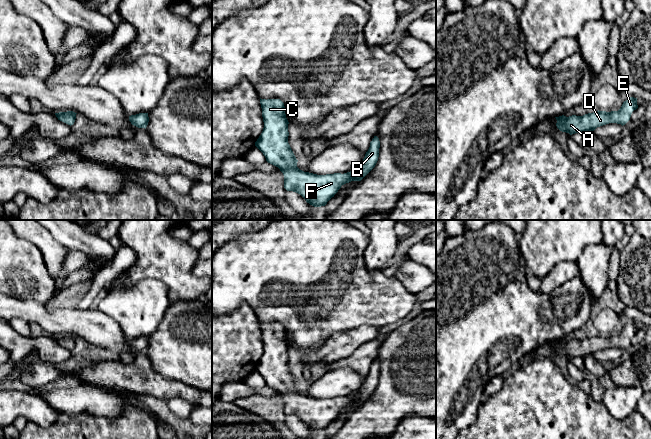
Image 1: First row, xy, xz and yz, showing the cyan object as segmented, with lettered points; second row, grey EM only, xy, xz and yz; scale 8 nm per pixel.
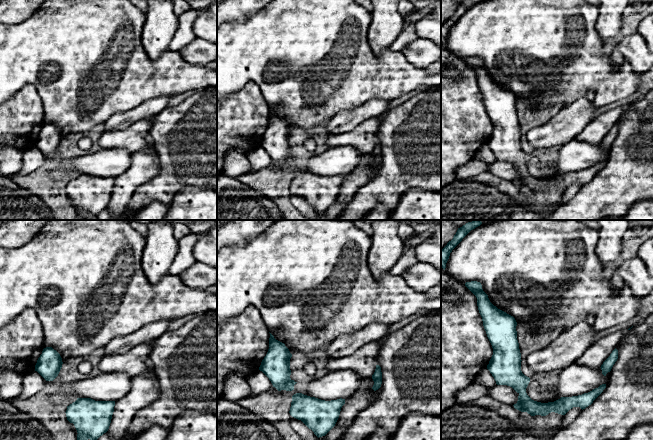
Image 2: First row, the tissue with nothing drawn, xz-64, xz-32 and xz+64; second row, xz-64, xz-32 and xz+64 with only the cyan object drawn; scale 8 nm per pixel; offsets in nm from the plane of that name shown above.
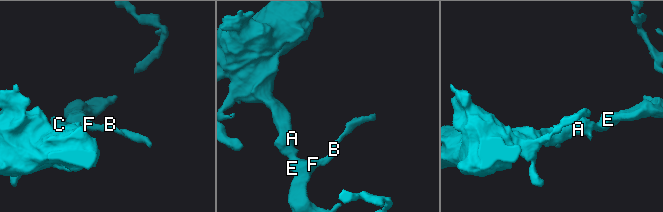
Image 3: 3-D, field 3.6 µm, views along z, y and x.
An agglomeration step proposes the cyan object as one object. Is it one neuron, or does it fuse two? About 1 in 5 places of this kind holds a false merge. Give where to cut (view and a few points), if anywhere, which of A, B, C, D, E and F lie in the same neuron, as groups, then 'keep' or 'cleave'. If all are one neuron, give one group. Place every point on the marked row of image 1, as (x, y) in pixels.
no cut | A B C D E F | keep

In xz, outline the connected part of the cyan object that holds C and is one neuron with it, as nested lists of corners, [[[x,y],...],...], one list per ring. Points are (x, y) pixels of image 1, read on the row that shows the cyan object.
[[[261,99],[262,117],[264,128],[255,142],[255,146],[263,153],[266,161],[280,169],[284,175],[284,188],[287,191],[293,191],[300,194],[307,203],[314,207],[325,206],[327,202],[334,197],[342,185],[351,181],[361,181],[376,165],[379,157],[380,141],[374,136],[370,142],[370,147],[365,154],[362,163],[354,170],[344,174],[334,173],[326,175],[317,175],[304,172],[297,167],[296,159],[288,143],[288,120],[285,114],[284,103],[280,99]]]

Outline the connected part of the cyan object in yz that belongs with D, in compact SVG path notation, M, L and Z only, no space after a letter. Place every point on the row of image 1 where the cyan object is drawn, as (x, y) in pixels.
M630 97L623 102L618 111L606 112L598 110L583 116L572 115L566 117L562 115L555 117L557 120L556 126L560 131L569 133L570 135L594 131L597 127L609 123L617 123L623 126L630 120L632 112L637 108L637 98Z

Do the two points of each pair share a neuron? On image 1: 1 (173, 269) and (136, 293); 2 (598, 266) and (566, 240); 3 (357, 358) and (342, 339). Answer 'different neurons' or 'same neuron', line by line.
1: different neurons
2: different neurons
3: different neurons

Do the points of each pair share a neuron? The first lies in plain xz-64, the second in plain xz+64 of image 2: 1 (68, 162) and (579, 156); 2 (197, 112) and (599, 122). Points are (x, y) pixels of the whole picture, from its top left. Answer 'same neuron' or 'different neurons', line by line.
1: same neuron
2: different neurons

